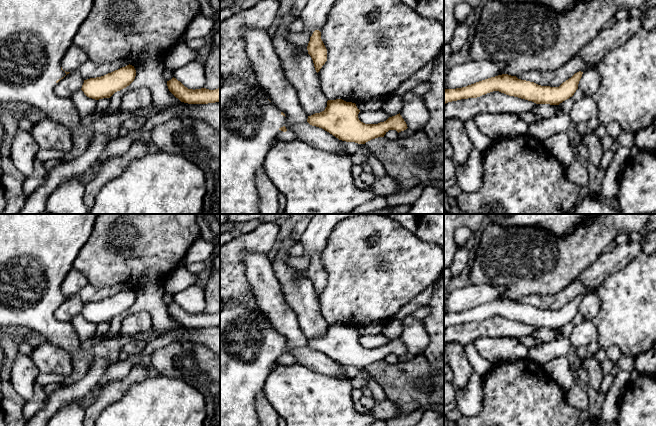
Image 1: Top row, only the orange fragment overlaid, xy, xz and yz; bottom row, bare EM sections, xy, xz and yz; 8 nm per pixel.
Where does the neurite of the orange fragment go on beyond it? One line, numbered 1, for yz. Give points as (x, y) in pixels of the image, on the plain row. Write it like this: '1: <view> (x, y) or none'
1: none

